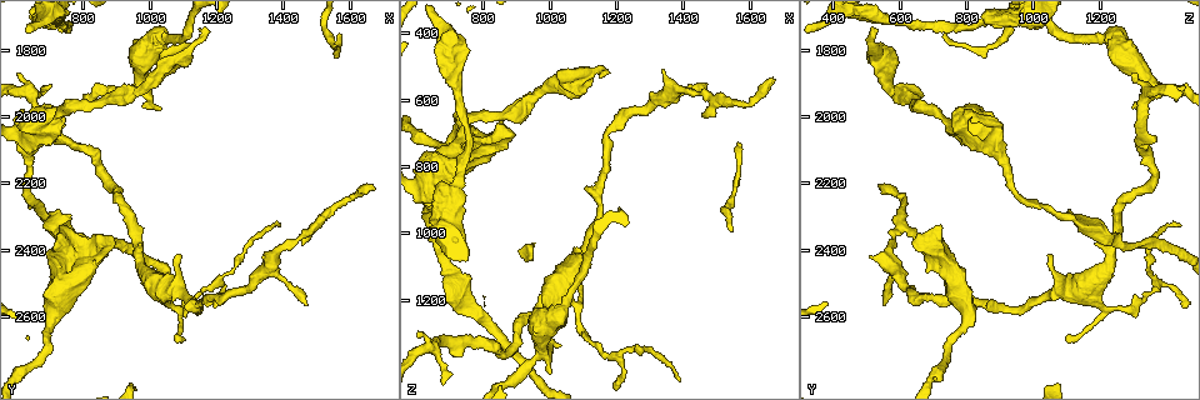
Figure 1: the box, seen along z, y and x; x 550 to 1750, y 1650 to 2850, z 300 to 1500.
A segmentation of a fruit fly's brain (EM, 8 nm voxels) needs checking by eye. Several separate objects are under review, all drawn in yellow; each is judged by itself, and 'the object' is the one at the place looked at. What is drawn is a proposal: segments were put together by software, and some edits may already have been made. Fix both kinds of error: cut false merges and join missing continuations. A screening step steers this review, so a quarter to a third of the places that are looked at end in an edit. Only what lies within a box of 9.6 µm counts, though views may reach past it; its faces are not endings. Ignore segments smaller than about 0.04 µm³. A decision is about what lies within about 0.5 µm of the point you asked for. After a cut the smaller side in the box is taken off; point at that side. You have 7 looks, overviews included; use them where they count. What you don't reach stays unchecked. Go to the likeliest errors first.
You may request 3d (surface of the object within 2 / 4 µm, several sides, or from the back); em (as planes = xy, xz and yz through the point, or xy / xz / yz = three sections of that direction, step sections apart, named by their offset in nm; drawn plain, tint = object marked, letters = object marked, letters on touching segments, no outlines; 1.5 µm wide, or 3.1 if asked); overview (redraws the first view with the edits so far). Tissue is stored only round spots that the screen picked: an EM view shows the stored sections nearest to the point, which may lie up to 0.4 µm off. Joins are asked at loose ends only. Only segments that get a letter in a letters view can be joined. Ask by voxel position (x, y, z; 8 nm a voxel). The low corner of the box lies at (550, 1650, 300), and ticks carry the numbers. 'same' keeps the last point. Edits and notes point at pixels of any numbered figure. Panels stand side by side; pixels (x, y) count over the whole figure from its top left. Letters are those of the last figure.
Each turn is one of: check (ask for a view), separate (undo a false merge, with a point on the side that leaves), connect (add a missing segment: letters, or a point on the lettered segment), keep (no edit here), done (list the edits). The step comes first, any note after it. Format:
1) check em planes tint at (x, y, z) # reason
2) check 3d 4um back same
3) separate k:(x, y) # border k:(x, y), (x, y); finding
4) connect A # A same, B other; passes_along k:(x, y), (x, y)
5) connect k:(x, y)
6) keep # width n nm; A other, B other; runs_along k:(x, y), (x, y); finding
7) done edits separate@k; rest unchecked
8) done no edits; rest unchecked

check 3d 2um at (1160, 1730, 510) # free end

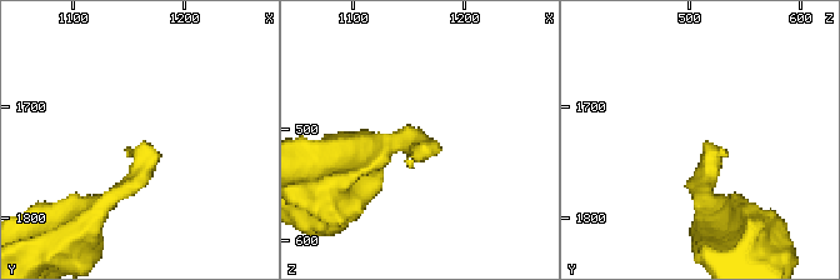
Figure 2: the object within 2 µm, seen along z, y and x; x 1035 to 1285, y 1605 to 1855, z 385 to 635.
check em planes tint at (1166, 1730, 514) # shape alone is not enough

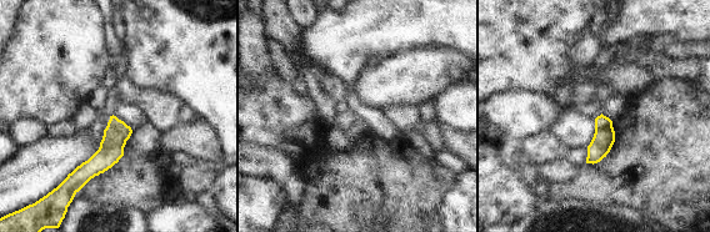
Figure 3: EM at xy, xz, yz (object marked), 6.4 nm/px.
check em planes letters same # what lies round it

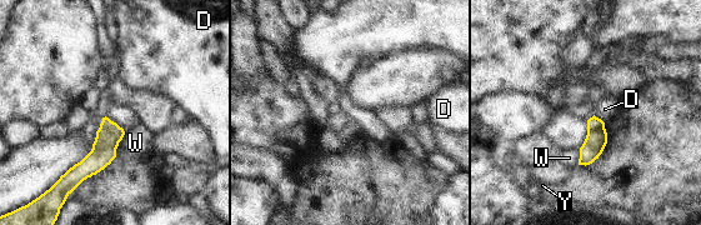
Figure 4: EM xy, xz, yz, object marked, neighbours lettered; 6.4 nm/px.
keep # longest_contact W 160 nm; D other, W other, Y other; runs_along 4:(119, 130), (71, 179); none of them fits

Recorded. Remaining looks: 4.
check 3d 2um back at (1090, 2410, 1060) # free end

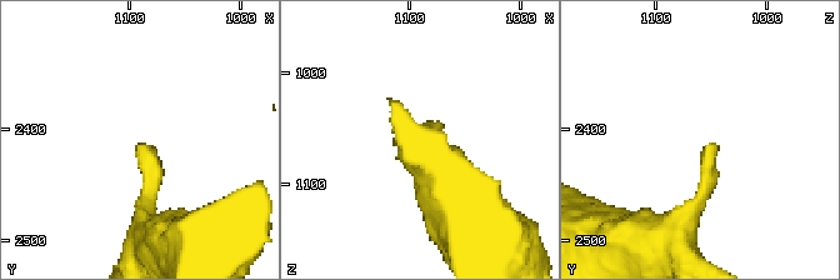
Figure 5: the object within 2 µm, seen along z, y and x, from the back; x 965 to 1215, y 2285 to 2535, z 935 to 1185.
check em xy step 8 tint at (1092, 2416, 1052) # need the tissue

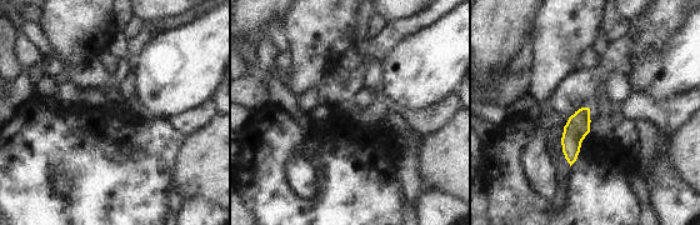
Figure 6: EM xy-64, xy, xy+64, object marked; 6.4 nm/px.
check em planes letters same # cut it another way

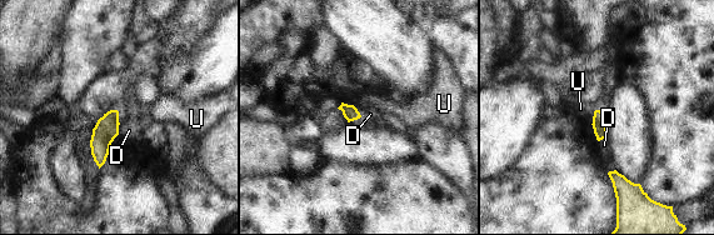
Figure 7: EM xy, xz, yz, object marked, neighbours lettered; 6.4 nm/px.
keep # D other, U other; border 7:(594, 111), (592, 124); none of them fits

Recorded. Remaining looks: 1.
check em planes letters at (810, 2480, 730) # free end

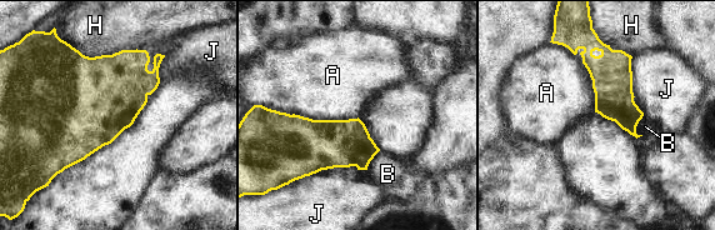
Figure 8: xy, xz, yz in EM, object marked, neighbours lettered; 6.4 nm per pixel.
keep # A other, B other, H other, J other; border 8:(271, 109), (313, 119), (358, 118); none of them fits

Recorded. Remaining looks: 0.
done no edits; rest unchecked

